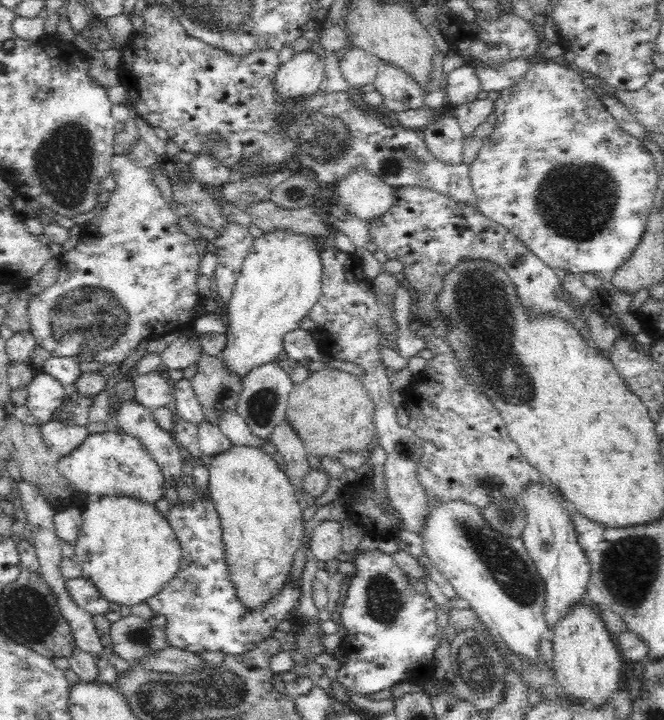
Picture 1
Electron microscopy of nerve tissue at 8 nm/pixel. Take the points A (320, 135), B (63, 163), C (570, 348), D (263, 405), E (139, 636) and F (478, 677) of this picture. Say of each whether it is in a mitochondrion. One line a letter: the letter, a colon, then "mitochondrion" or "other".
A: mitochondrion
B: mitochondrion
C: other
D: mitochondrion
E: mitochondrion
F: mitochondrion

